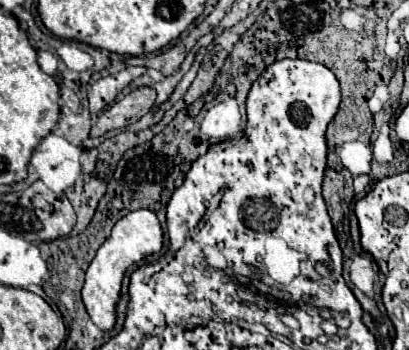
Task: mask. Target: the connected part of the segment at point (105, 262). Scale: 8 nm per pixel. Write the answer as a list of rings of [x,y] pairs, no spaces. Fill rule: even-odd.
[[[135,210],[123,216],[115,226],[111,236],[103,242],[103,246],[97,250],[87,274],[85,274],[85,286],[83,286],[83,302],[91,316],[91,322],[97,324],[101,330],[111,330],[115,324],[115,304],[119,300],[121,282],[125,276],[125,270],[143,260],[149,254],[159,252],[163,246],[163,230],[161,224],[151,210]]]

